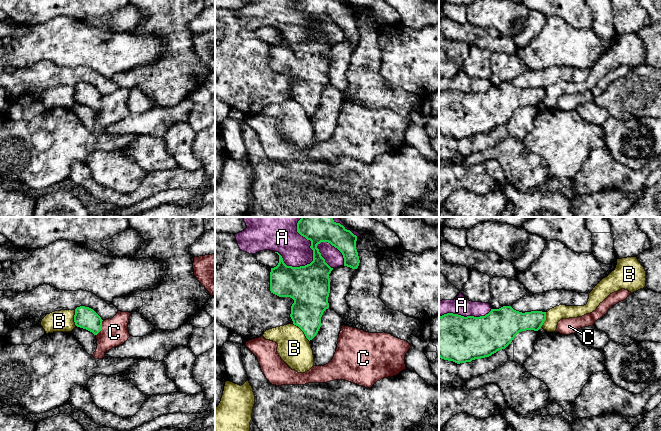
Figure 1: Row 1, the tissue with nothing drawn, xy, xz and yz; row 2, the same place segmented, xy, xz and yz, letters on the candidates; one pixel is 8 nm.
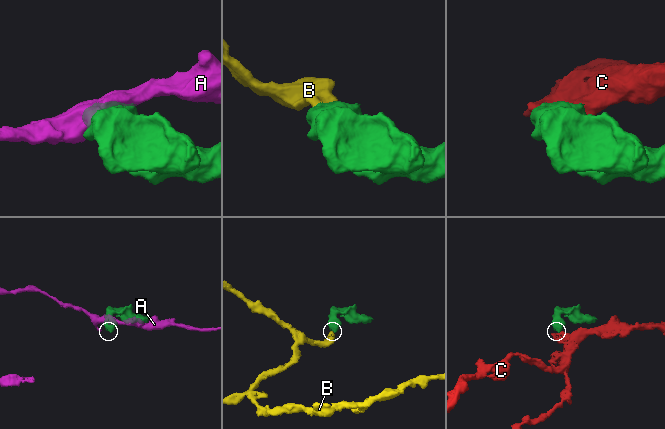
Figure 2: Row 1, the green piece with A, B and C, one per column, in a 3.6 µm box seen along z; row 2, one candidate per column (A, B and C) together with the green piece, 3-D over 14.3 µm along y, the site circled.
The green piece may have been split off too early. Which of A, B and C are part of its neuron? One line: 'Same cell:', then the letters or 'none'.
Same cell: none

